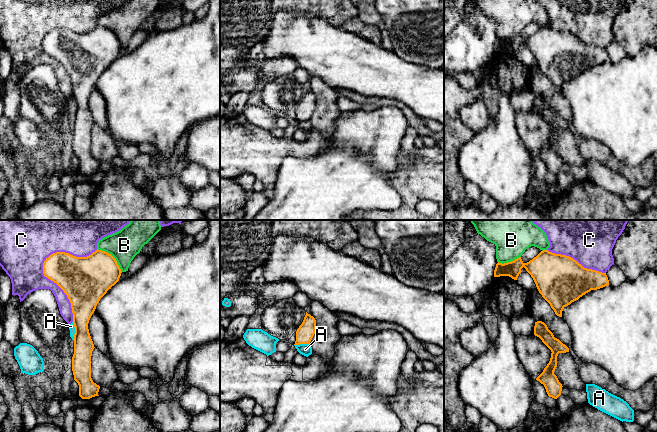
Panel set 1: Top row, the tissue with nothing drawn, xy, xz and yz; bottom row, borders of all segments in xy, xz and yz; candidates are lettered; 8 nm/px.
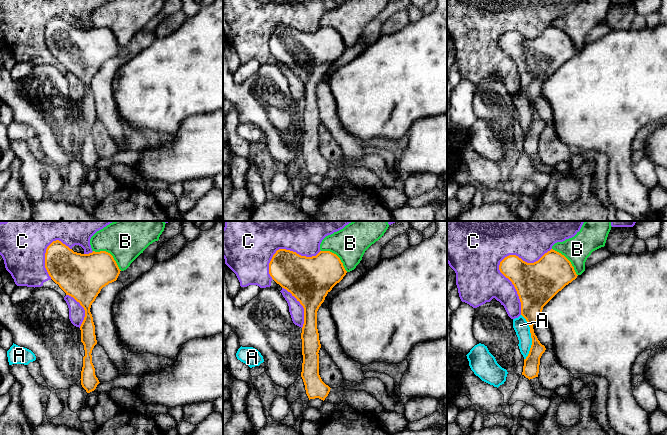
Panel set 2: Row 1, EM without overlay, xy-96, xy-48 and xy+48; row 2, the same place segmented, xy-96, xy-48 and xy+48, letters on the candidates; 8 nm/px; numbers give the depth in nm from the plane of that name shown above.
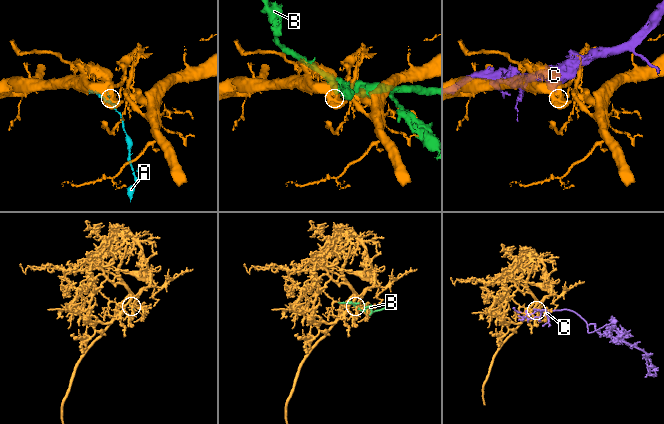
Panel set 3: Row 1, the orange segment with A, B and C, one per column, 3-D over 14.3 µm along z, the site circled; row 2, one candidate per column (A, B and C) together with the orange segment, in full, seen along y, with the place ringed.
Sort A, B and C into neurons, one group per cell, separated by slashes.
A / B / C

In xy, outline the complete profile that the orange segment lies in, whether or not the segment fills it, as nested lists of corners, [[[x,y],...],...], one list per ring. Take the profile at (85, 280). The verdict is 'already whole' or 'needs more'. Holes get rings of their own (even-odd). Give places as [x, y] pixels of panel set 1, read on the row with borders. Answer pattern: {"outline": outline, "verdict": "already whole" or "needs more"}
{"outline": [[[98,249],[87,257],[56,252],[46,258],[43,263],[44,276],[56,283],[71,303],[75,327],[72,371],[74,380],[79,385],[79,396],[82,399],[99,396],[100,389],[100,386],[91,378],[91,356],[95,347],[89,333],[88,323],[100,299],[119,281],[121,273],[116,259],[111,254]]], "verdict": "already whole"}

